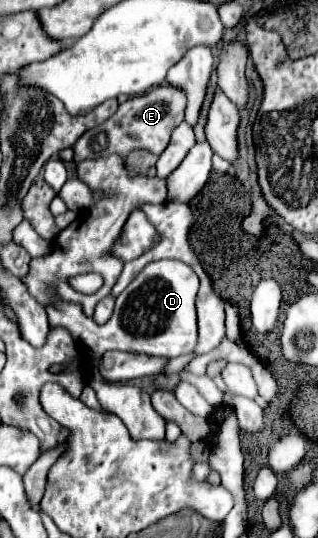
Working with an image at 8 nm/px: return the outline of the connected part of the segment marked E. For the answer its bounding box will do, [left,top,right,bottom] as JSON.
[73,84,187,162]

